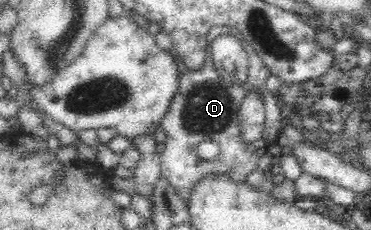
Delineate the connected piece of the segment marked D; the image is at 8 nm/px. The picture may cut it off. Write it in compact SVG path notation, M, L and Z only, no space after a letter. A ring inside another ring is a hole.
M223 26L210 30L207 36L208 43L213 43L213 39L219 36L231 36L239 39L242 48L248 55L247 80L243 84L231 84L223 80L215 67L211 48L209 48L201 69L189 69L180 74L179 84L175 88L171 104L160 123L167 134L165 150L160 153L161 174L179 193L179 196L184 197L185 202L191 196L191 188L195 186L195 182L199 182L207 174L228 173L231 180L238 180L238 182L246 180L250 172L257 168L259 158L268 152L271 145L278 143L280 131L286 124L279 107L281 103L278 101L278 91L270 90L265 83L271 74L254 52L252 45L235 28ZM249 88L261 92L266 108L266 122L263 125L262 138L253 143L243 141L241 121L239 121L239 109ZM204 141L215 141L219 145L218 154L209 161L203 160L197 155L196 147Z

